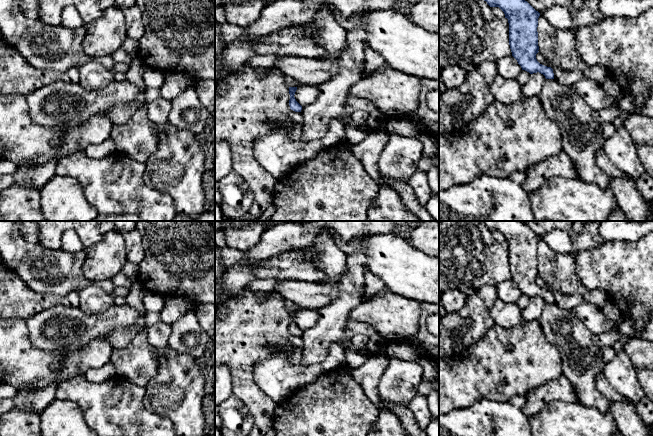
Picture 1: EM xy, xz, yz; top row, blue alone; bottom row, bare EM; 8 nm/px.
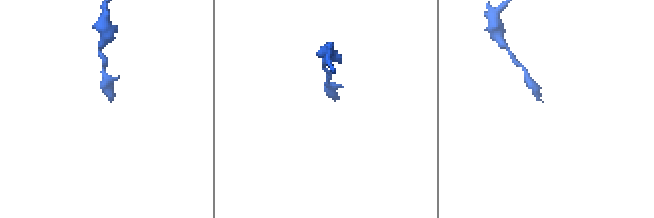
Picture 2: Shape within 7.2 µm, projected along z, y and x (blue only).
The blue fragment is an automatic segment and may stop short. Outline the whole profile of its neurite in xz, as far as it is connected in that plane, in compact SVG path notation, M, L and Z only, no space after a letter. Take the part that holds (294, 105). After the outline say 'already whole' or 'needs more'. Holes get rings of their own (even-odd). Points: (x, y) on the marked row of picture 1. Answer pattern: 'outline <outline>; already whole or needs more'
outline M289 87L289 94L290 94L289 106L291 110L295 112L301 112L302 106L296 101L294 97L296 90L297 87Z; already whole

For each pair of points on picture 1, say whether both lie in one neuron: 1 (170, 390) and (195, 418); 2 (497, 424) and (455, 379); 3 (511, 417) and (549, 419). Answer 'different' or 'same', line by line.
1: same
2: different
3: different

